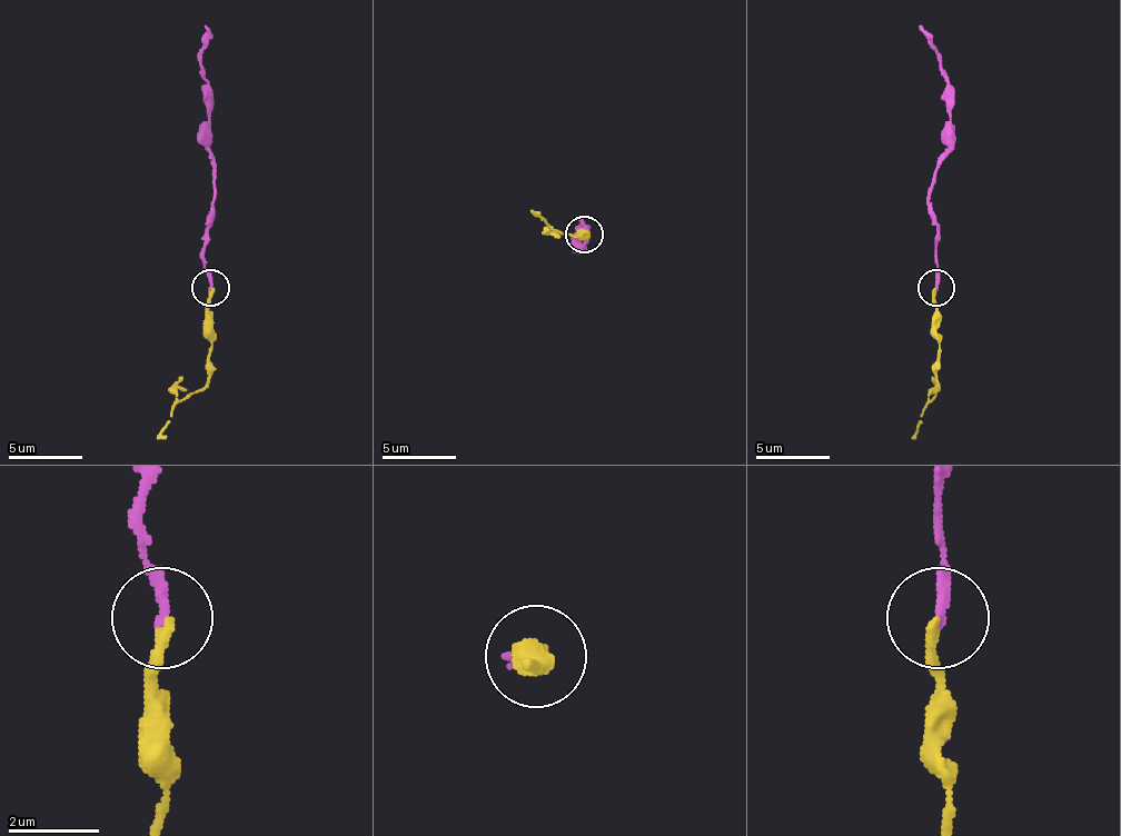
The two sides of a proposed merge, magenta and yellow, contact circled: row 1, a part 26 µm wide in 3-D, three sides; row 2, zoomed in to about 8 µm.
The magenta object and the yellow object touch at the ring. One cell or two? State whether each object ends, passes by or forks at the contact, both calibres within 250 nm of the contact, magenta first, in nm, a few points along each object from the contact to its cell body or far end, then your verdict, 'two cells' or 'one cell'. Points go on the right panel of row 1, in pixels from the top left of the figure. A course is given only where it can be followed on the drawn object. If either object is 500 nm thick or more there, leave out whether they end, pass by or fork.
magenta ends | yellow ends | 240/200 nm | magenta via (936, 288), (936, 229), (929, 185), (948, 145), (951, 85), (940, 52), (918, 26) | yellow via (936, 288), (936, 395), (911, 439) | one cell

